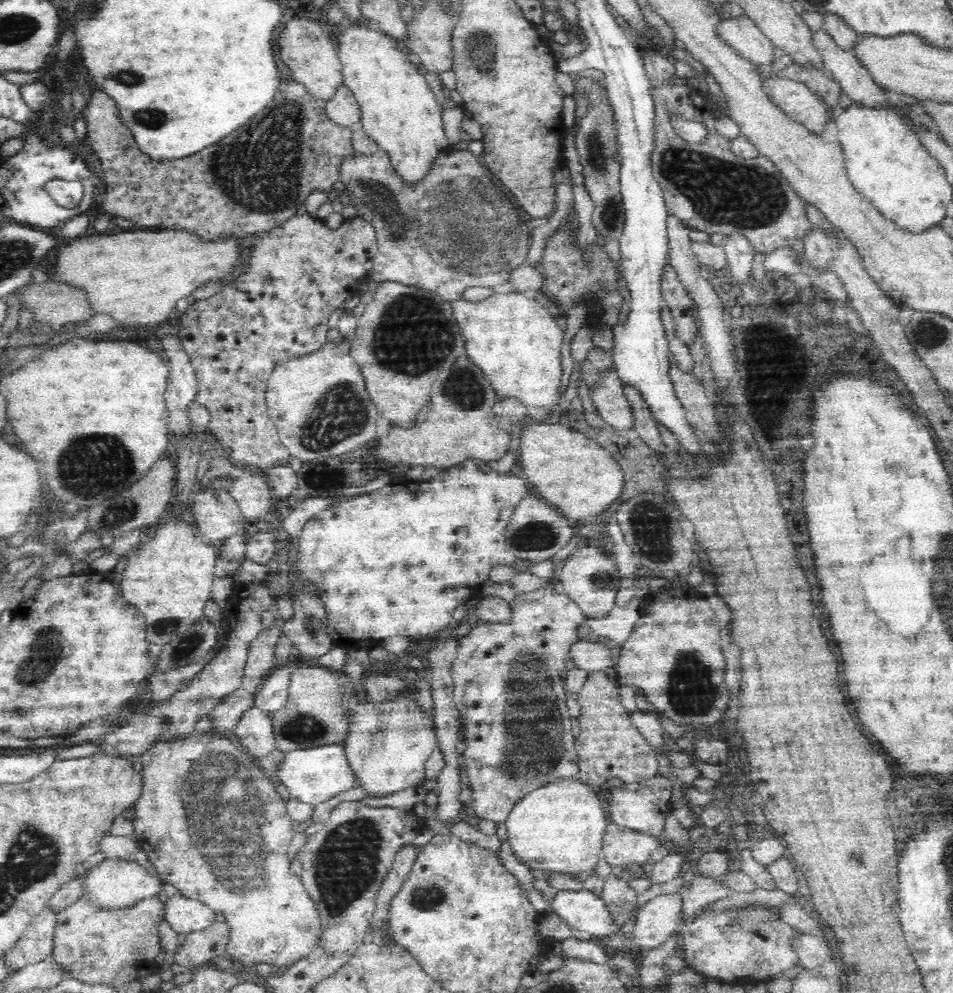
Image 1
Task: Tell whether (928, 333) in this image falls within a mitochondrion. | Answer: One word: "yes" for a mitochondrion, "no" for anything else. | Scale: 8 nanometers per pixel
yes

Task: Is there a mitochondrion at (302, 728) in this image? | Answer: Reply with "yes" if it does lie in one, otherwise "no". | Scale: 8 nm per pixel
yes

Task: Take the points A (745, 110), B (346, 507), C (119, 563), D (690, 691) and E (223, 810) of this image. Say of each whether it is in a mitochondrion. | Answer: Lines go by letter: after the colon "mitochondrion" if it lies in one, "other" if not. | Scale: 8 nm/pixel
A: other
B: other
C: other
D: mitochondrion
E: mitochondrion

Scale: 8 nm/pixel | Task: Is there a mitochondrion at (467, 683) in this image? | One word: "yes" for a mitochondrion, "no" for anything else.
no

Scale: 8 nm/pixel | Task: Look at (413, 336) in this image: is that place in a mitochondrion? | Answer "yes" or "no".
yes

